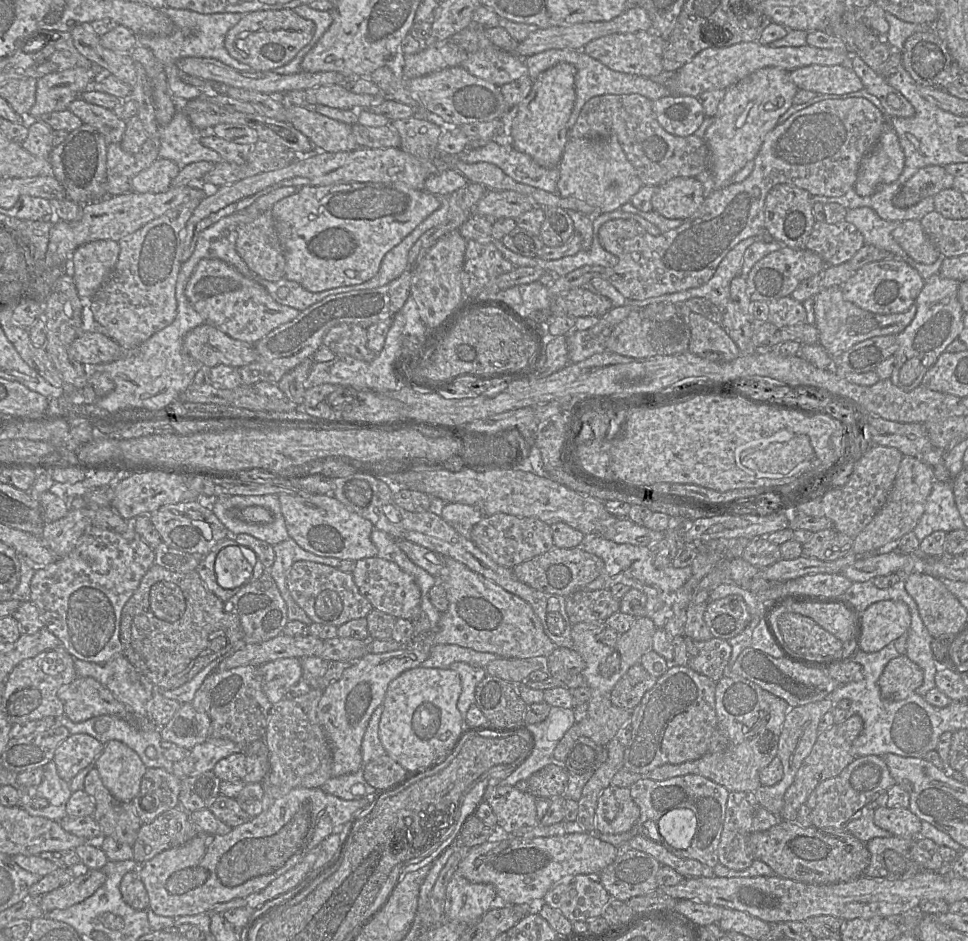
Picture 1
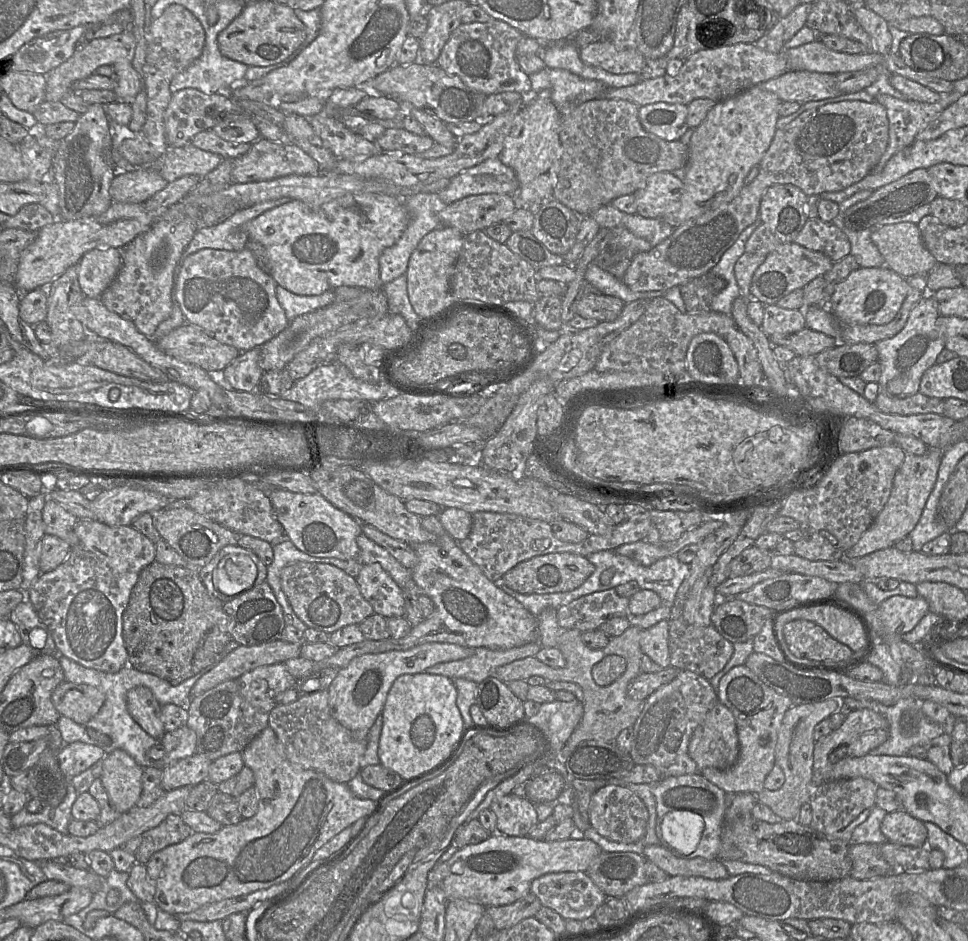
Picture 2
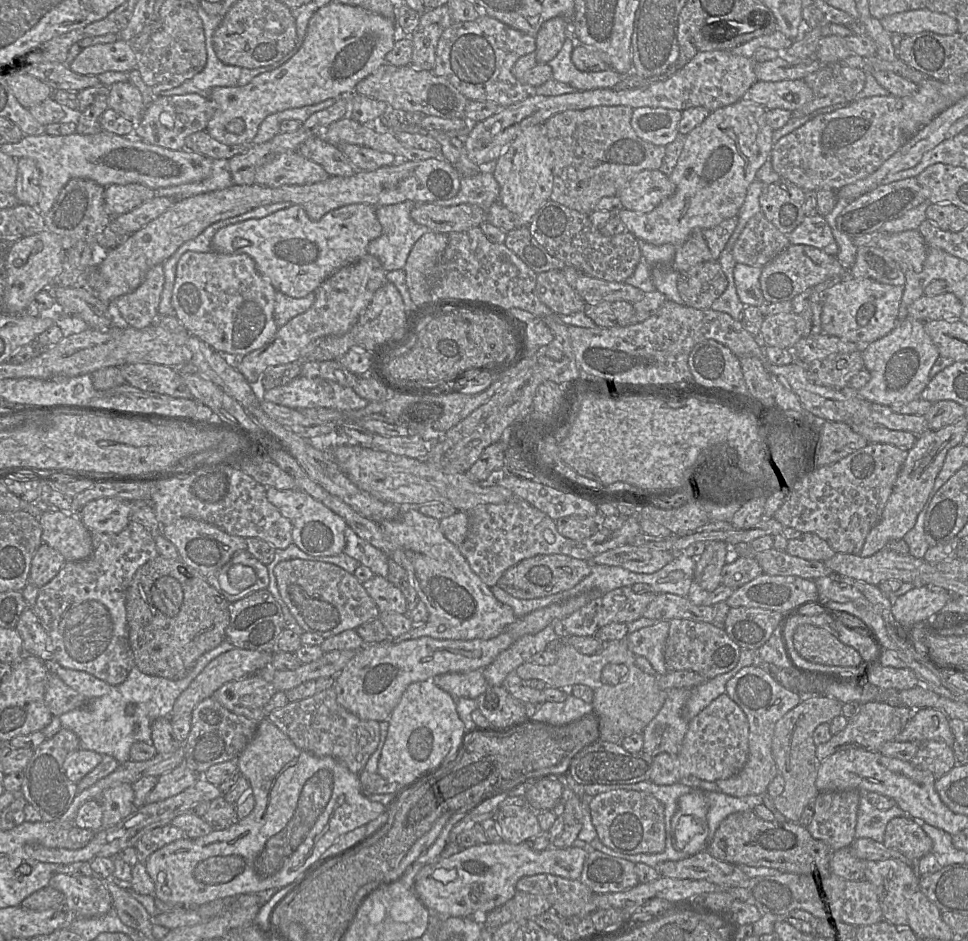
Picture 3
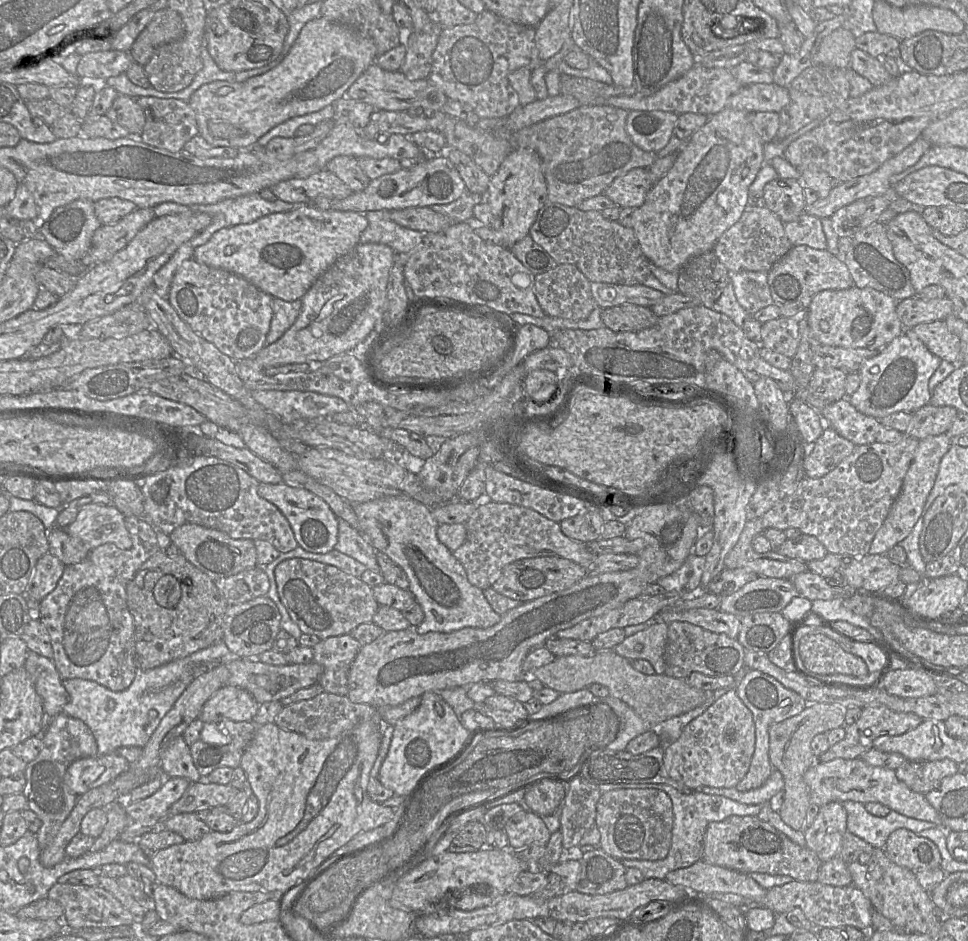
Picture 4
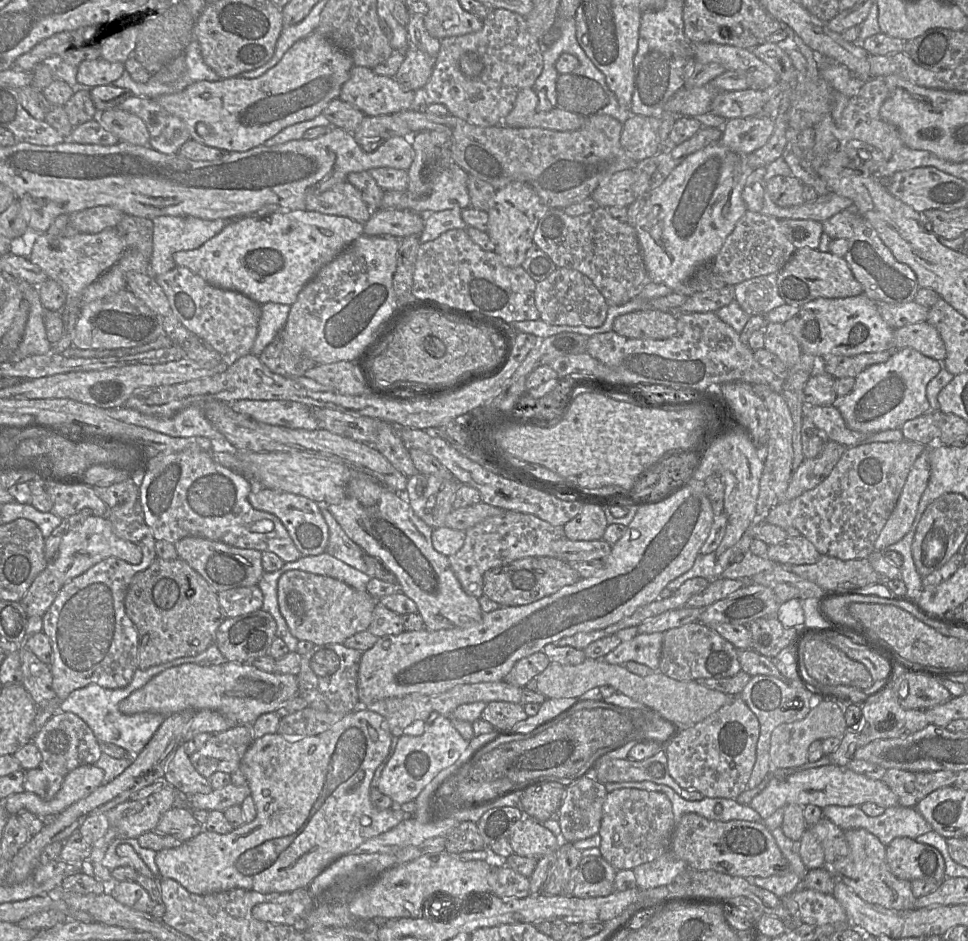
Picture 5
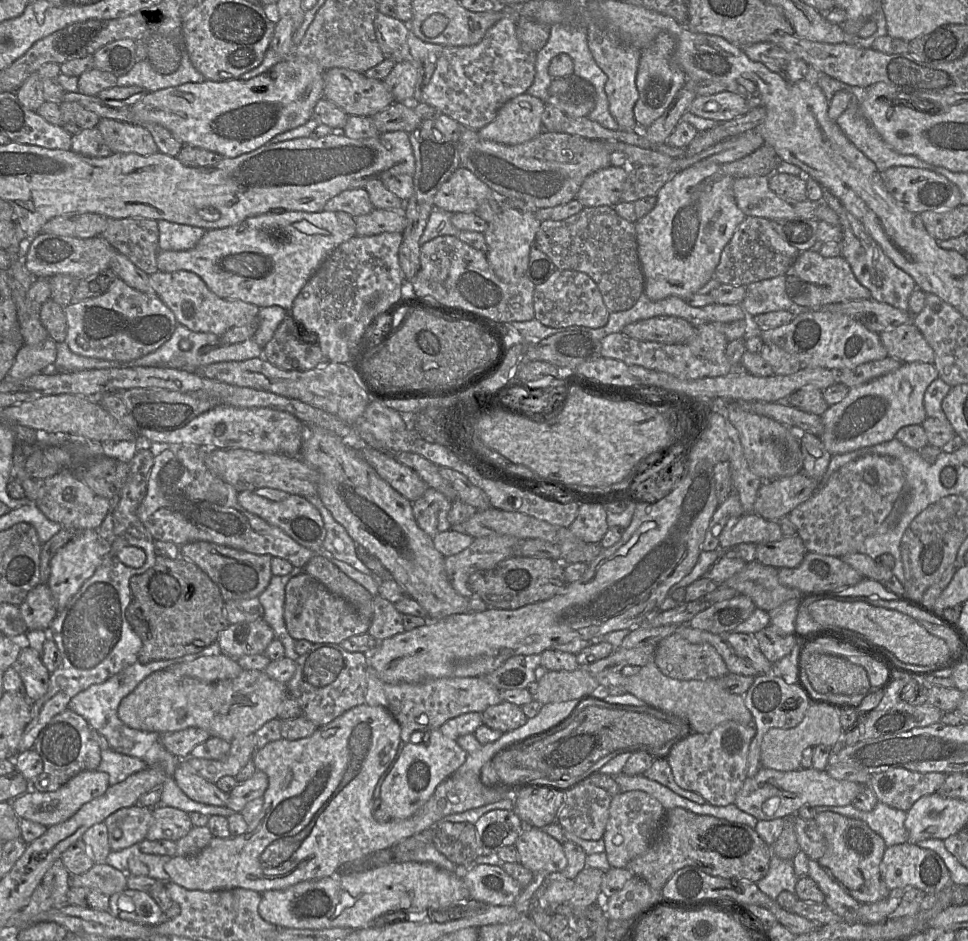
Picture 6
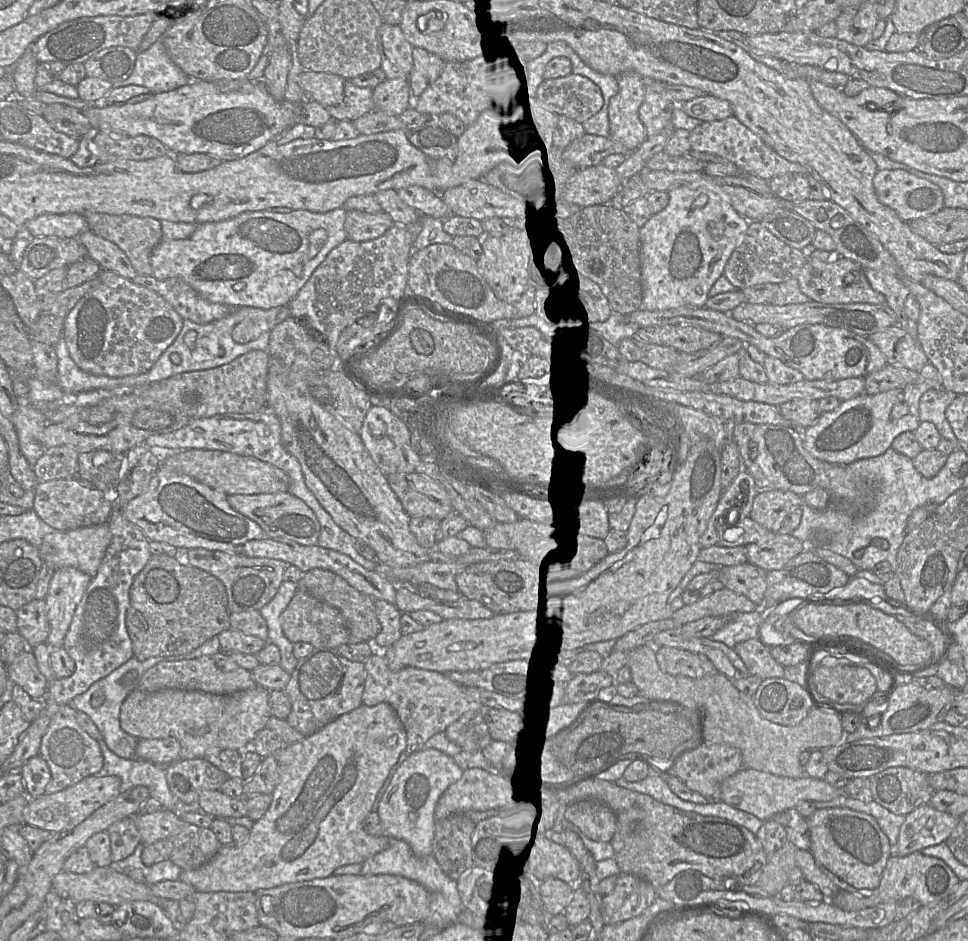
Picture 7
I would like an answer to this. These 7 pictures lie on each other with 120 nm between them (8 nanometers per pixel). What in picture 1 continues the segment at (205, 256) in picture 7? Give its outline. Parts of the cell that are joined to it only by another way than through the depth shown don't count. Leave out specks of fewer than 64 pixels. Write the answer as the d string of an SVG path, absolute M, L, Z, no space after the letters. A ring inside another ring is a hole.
M356 182L327 186L304 186L298 189L295 194L275 203L270 212L285 257L284 278L299 283L310 292L321 292L342 286L358 285L372 279L378 273L385 255L435 212L441 205L440 198L445 197L437 196L425 190L416 190L399 182Z

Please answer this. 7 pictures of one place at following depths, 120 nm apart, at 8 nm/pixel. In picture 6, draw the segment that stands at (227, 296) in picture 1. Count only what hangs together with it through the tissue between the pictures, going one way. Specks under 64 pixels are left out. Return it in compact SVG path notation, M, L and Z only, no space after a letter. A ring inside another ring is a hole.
M178 270L157 271L149 275L151 287L165 305L174 313L179 324L194 332L213 333L222 336L227 330L257 321L260 308L242 300L227 300L213 293L195 273Z

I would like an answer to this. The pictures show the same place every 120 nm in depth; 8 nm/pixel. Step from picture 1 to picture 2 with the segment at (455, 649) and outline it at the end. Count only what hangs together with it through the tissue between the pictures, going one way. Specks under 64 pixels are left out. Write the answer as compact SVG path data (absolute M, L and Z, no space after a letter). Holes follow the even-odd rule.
M538 641L511 649L473 648L473 653L462 660L439 663L426 669L426 673L443 675L452 680L464 678L480 684L494 676L498 667L513 661L536 656L541 650Z

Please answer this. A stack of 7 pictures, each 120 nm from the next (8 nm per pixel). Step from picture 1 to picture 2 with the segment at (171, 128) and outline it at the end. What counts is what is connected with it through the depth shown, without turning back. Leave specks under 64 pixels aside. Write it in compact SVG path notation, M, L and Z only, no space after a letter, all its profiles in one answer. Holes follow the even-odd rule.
M189 142L183 147L168 147L153 165L170 183L186 175L202 178L218 167L222 160L221 156L201 150Z

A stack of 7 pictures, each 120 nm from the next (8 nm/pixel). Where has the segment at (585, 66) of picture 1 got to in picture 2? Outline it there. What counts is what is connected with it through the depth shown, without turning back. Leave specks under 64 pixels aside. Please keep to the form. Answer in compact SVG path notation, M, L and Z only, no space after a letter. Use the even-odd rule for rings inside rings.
M545 67L529 75L532 94L549 90L553 104L560 115L570 112L574 107L600 98L606 91L603 83L579 77L567 70Z

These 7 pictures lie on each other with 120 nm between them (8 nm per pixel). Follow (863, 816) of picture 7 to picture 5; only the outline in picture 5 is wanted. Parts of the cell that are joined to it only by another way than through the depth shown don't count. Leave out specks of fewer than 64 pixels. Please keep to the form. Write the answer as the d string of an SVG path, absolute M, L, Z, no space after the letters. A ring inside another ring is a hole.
M865 829L845 830L849 853L843 859L832 863L832 875L842 881L864 901L886 909L915 909L916 898L912 894L911 882L897 878L889 869L886 861L886 846Z

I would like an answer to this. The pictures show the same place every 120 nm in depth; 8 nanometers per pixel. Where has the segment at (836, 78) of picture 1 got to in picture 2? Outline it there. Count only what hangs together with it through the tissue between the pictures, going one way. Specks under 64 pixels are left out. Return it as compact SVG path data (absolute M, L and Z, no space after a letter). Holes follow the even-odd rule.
M791 71L758 85L776 94L782 102L805 104L842 95L835 75L830 73Z

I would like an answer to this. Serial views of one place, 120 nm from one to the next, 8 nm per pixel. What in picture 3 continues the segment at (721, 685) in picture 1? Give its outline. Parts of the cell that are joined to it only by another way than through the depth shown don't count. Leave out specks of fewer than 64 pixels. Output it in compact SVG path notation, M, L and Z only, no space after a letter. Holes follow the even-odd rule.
M757 662L742 668L726 684L725 693L743 710L749 723L749 754L742 770L736 775L716 784L719 792L743 797L763 795L768 785L777 776L778 768L772 756L772 738L779 719L796 707L802 697L782 686L762 665Z

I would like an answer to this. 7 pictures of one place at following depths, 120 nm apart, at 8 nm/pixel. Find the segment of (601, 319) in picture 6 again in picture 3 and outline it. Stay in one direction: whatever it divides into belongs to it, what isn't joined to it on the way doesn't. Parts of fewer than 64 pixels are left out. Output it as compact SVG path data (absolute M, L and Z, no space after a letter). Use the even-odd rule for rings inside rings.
M563 269L550 270L537 275L536 295L557 315L583 311L586 302L567 282Z

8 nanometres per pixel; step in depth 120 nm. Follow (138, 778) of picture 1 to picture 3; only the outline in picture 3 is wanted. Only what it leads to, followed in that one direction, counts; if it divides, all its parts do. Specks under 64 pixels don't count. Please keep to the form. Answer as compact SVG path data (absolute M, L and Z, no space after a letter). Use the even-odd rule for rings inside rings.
M120 783L104 791L101 796L103 827L109 828L129 816L136 808L133 786Z

